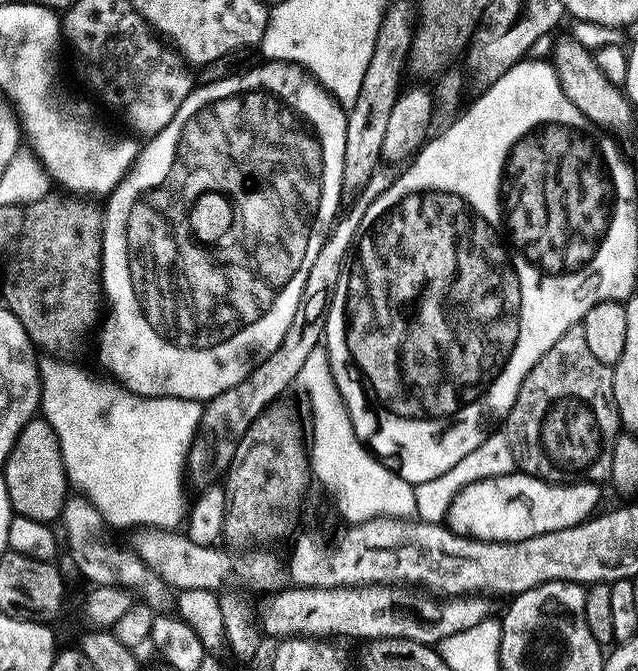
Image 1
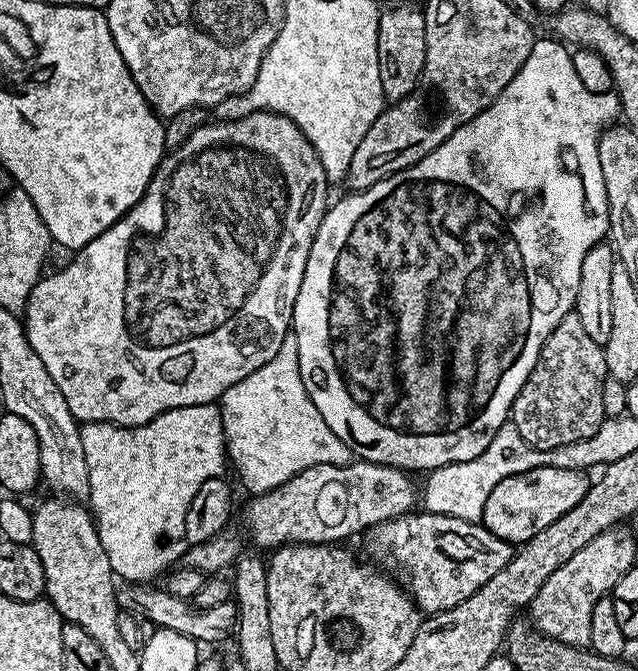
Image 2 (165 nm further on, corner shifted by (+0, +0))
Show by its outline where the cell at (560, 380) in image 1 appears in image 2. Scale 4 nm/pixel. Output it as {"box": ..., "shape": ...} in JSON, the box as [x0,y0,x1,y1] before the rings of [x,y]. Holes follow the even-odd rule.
{"box":[510,310,608,449],"shape":[[[575,310],[567,312],[562,322],[553,324],[550,338],[544,340],[534,362],[534,370],[522,381],[518,390],[518,398],[514,398],[510,423],[518,430],[518,434],[556,434],[556,449],[567,444],[577,444],[579,440],[588,440],[602,426],[606,419],[602,404],[603,382],[607,377],[608,367],[601,344],[594,342],[590,334],[586,334],[582,321]]]}

